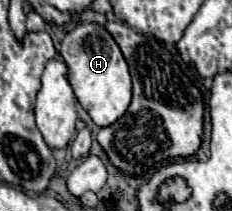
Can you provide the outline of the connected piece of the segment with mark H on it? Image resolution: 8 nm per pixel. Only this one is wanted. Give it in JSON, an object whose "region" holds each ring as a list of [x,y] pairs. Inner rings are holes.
{"region":[[[79,24],[63,38],[59,54],[69,68],[73,92],[91,120],[101,128],[117,122],[131,104],[131,76],[129,66],[111,34],[99,24]]]}

